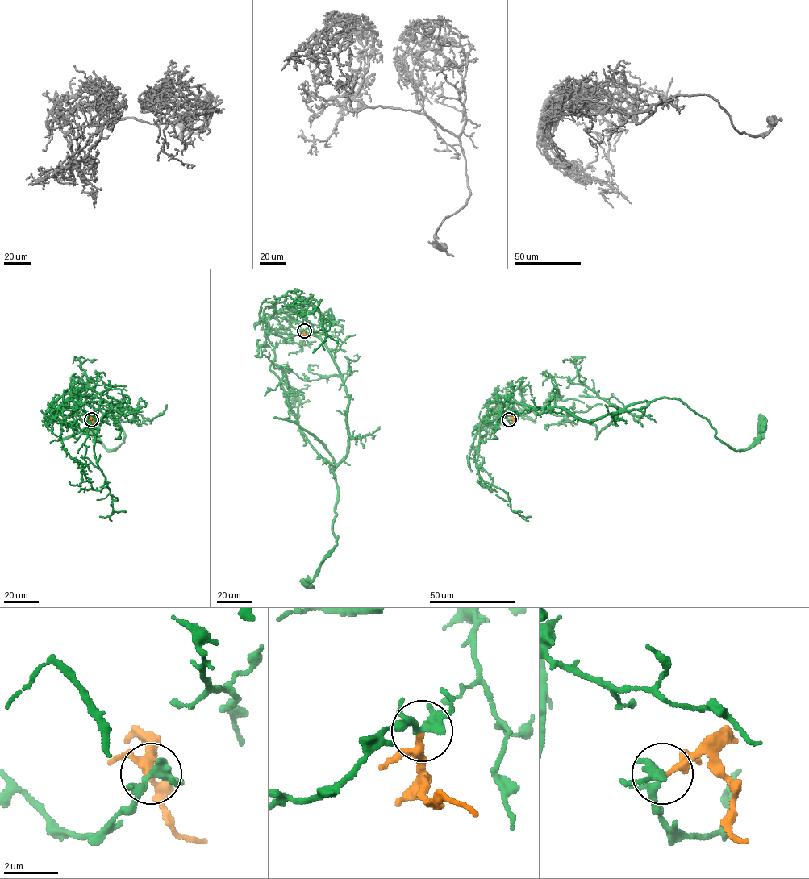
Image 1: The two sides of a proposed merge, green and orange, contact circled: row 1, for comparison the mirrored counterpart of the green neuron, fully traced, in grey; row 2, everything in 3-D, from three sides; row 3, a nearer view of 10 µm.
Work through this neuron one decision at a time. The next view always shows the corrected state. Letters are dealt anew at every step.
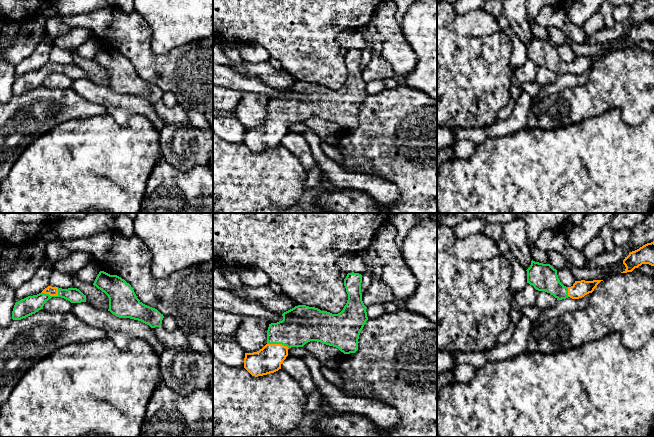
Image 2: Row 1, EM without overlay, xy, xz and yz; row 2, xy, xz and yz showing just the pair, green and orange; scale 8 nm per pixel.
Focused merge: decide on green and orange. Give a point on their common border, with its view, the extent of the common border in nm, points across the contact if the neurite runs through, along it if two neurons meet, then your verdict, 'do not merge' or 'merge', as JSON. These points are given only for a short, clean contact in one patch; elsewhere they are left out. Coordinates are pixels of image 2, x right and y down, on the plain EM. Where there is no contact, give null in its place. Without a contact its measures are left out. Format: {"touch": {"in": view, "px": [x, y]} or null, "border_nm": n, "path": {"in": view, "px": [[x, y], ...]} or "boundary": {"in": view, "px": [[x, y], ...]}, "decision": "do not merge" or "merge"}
{"touch": {"in": "xy", "px": [52, 72]}, "border_nm": 150, "path": {"in": "xy", "px": [[30, 81], [44, 72], [52, 72], [52, 67]]}, "decision": "merge"}

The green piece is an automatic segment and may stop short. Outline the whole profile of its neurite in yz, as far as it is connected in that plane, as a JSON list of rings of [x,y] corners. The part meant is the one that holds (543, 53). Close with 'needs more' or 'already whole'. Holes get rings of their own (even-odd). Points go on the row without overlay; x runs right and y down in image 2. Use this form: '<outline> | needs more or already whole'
[[[531,37],[527,47],[527,59],[533,61],[538,67],[545,67],[553,71],[557,76],[579,75],[592,69],[597,61],[603,56],[575,57],[571,63],[564,62],[557,51],[557,46],[550,40]]] | needs more

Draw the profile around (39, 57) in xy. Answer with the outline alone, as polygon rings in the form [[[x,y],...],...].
[[[47,42],[39,43],[35,50],[25,59],[15,65],[16,78],[41,69],[49,61],[49,53],[53,44]]]

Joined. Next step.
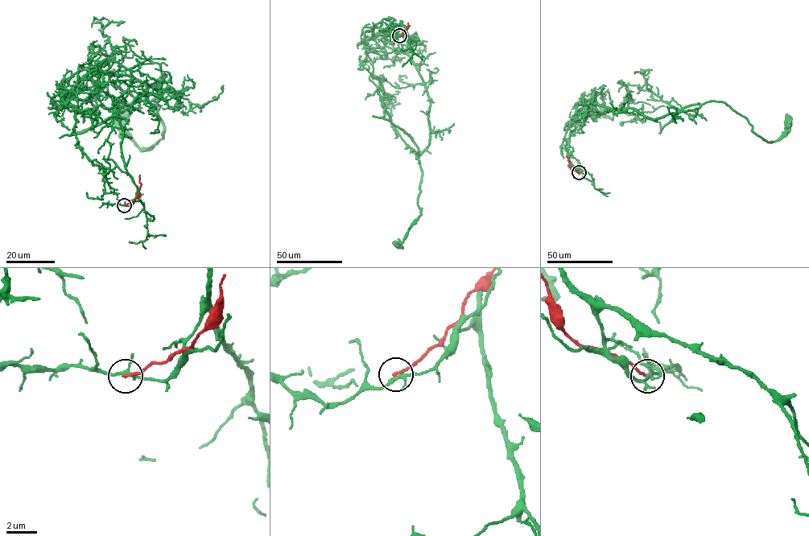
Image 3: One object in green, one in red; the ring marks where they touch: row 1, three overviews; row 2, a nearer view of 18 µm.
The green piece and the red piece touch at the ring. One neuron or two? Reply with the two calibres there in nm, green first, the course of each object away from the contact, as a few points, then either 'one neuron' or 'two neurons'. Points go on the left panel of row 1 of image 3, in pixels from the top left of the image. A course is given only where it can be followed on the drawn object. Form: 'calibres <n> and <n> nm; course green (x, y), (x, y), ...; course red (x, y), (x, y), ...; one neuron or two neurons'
calibres 190 and 170 nm; course green (124, 205), (137, 187), (115, 100), (137, 81), (178, 109), (179, 96), (158, 80), (149, 149), (122, 115); course red (124, 205), (136, 198), (142, 184), (139, 175); two neurons

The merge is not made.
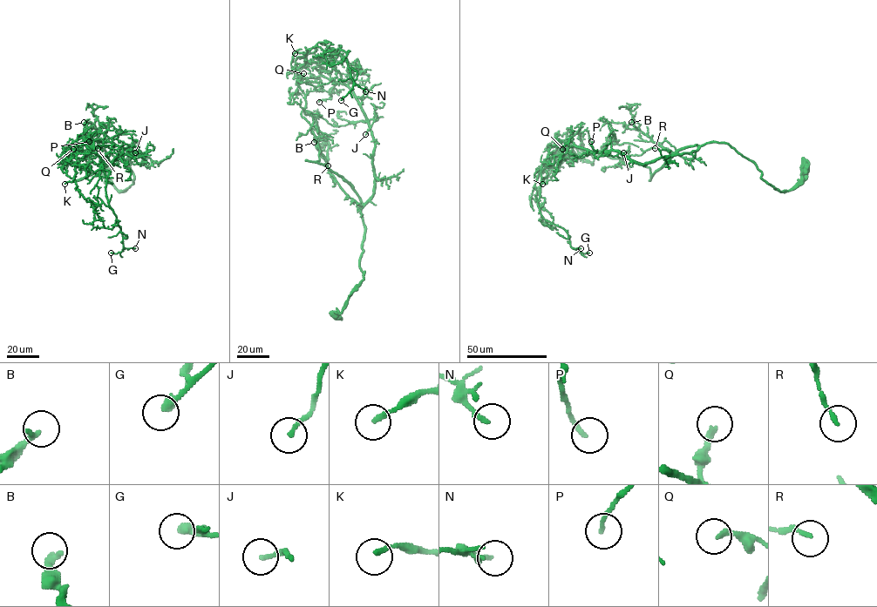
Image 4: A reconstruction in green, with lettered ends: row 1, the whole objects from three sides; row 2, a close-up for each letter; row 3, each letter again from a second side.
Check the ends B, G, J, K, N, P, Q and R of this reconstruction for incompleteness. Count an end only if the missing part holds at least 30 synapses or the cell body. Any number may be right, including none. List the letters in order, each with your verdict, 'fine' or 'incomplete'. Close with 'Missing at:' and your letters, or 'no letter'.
B: incomplete
G: incomplete
J: fine
K: fine
N: incomplete
P: incomplete
Q: fine
R: fine
Missing at: B, G, N, P

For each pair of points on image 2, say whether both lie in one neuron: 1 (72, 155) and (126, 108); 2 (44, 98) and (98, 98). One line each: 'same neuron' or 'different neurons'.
1: different neurons
2: different neurons

